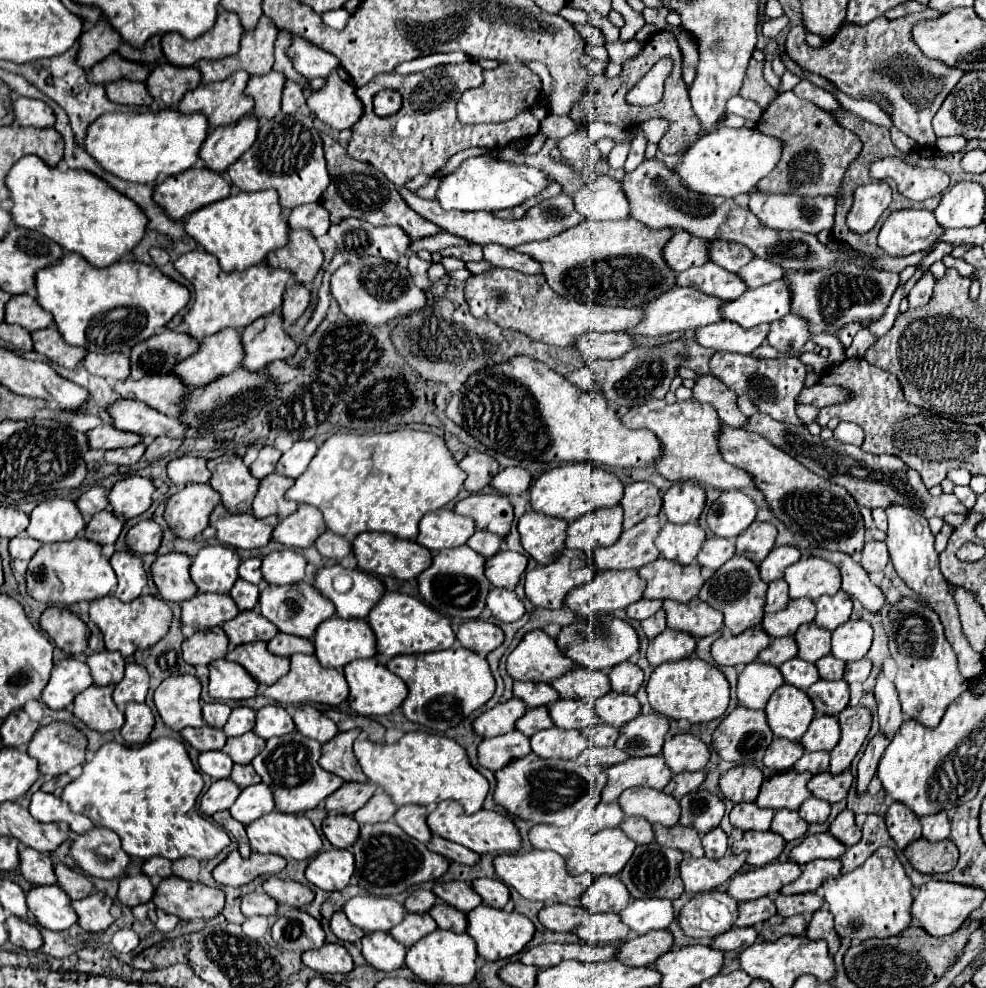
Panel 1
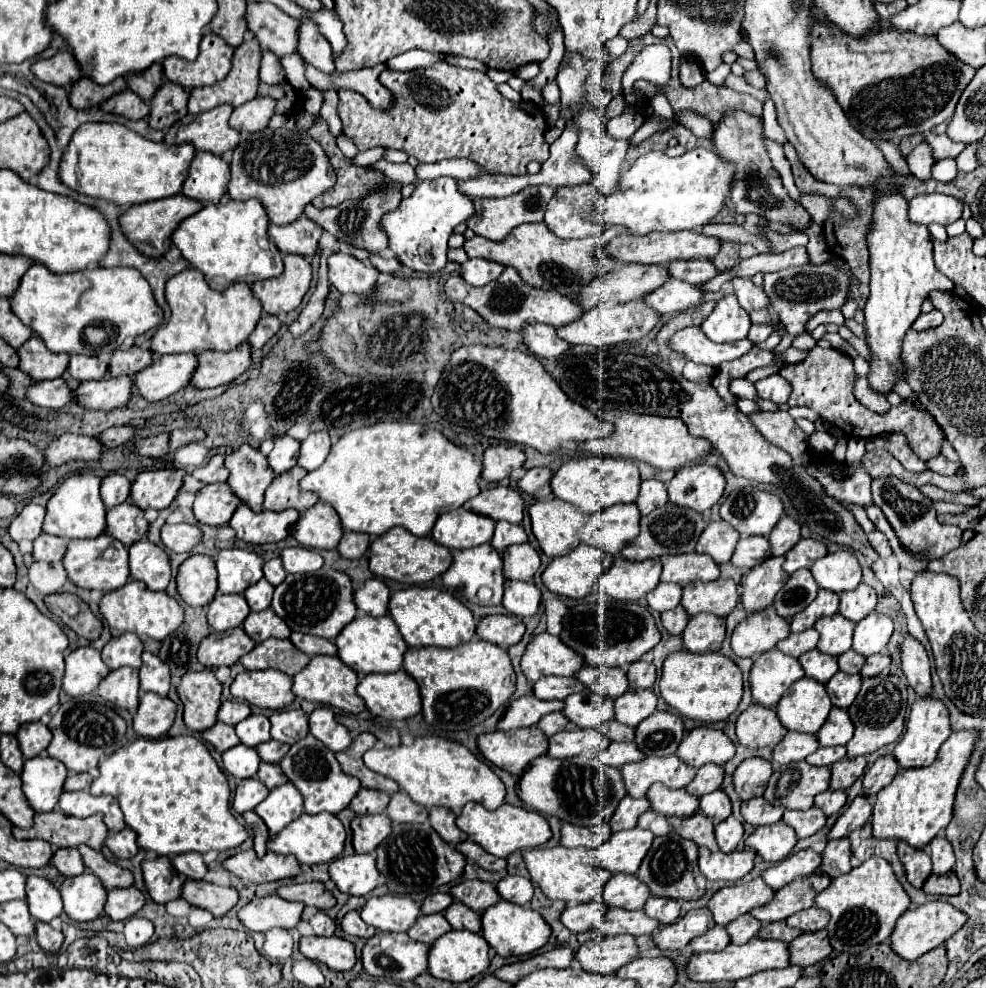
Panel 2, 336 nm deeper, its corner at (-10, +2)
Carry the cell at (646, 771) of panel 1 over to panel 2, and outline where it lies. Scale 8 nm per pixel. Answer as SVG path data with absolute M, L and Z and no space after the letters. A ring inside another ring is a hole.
M676 754L664 758L648 756L640 762L622 766L622 778L626 782L626 790L634 798L646 796L648 788L654 782L662 782L668 788L686 788L686 776L690 782L696 776L696 768L684 764Z

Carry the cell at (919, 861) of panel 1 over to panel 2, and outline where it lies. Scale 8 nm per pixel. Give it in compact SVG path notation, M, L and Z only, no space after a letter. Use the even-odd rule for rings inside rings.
M948 872L946 876L930 876L922 888L926 894L944 894L944 896L954 896L960 890L960 882L954 872Z

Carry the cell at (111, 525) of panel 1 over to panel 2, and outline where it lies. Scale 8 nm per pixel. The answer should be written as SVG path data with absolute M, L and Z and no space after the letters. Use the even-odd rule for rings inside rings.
M130 502L110 508L106 522L108 522L108 534L120 540L126 548L142 540L148 532L148 520L144 518L144 512Z

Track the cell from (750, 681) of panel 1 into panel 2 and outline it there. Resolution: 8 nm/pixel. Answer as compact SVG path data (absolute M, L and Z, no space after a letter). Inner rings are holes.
M768 650L758 656L750 670L750 690L756 704L774 708L780 696L804 676L800 662L780 650Z

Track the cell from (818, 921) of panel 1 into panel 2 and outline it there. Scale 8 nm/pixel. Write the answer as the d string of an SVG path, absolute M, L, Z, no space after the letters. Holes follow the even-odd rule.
M826 930L798 936L794 942L788 944L788 950L790 950L790 964L802 966L802 968L822 962L832 954L832 946L828 942Z

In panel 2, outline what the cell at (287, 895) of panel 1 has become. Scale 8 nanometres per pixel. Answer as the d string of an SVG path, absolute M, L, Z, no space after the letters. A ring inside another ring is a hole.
M304 882L304 884L284 884L276 892L284 900L298 900L306 906L316 906L318 910L328 910L336 904L334 896L326 890L322 882Z

